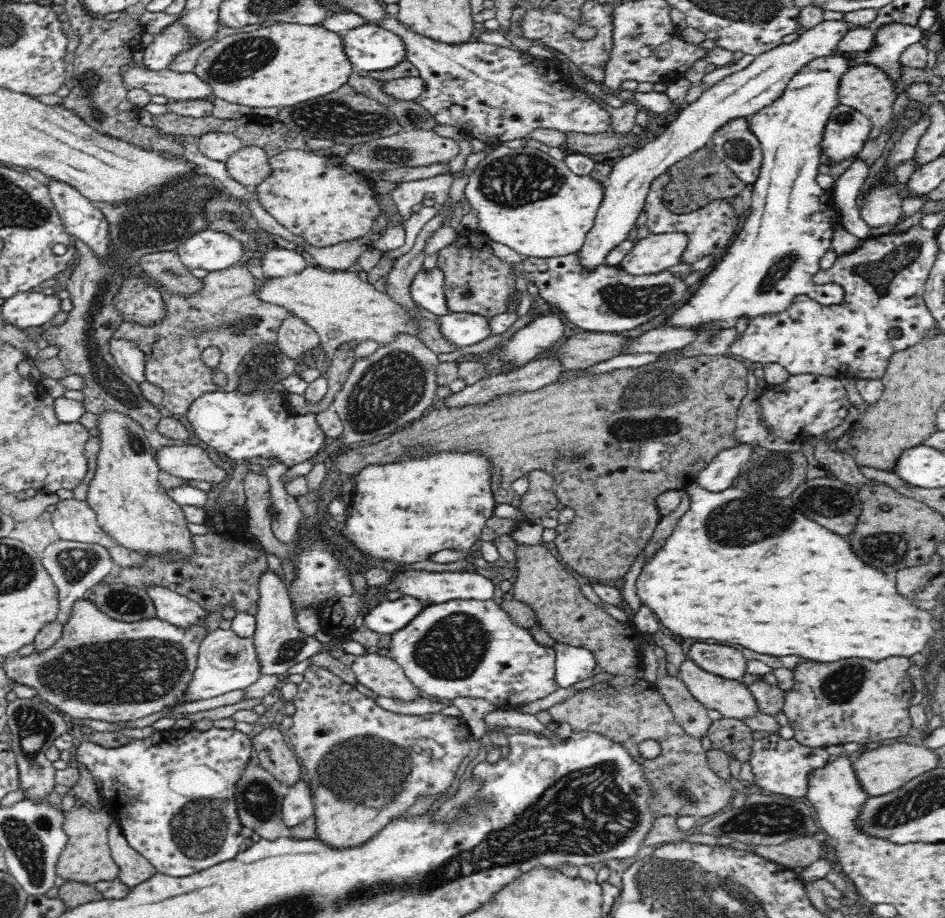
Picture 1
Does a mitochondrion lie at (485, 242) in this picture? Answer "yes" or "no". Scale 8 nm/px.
no

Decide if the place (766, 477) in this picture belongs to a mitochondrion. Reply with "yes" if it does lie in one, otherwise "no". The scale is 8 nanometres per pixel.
yes

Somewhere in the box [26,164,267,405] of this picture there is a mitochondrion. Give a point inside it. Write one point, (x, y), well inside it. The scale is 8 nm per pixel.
(233, 328)

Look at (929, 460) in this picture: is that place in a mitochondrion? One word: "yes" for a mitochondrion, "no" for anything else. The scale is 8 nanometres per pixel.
no

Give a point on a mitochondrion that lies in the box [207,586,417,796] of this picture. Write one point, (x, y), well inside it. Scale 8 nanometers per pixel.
(289, 649)

